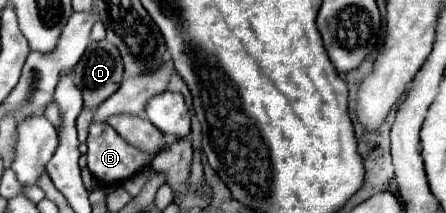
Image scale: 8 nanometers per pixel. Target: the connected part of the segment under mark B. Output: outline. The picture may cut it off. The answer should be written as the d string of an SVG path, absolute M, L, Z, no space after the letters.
M91 123L87 135L87 167L93 177L101 183L123 183L147 167L155 153L135 149L125 143L115 129L109 125L99 129L97 123Z

